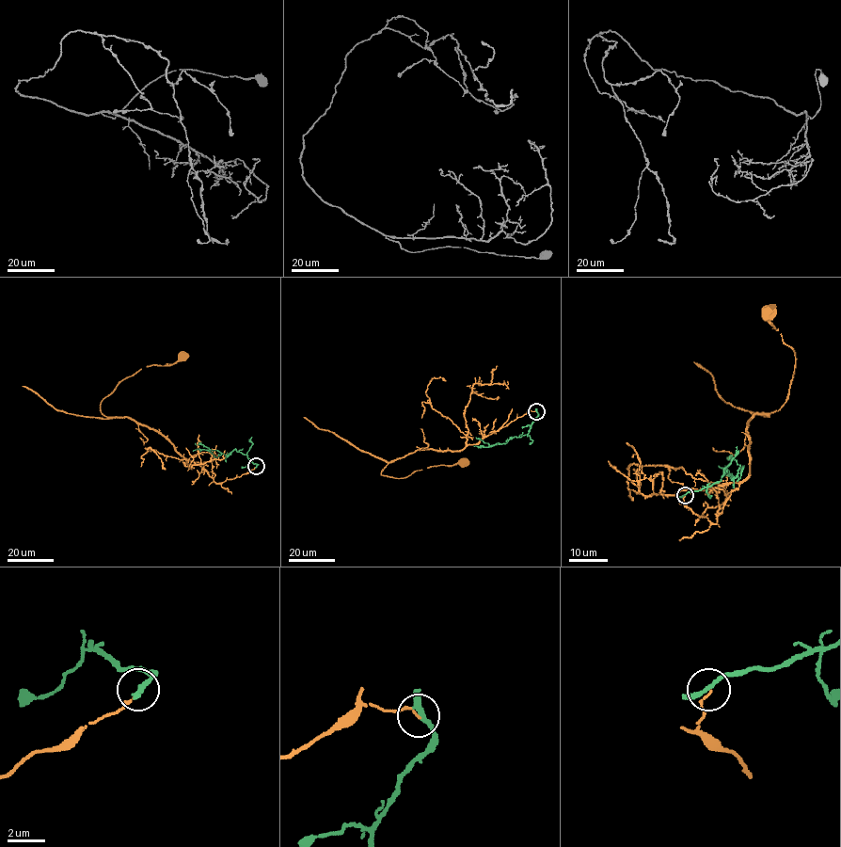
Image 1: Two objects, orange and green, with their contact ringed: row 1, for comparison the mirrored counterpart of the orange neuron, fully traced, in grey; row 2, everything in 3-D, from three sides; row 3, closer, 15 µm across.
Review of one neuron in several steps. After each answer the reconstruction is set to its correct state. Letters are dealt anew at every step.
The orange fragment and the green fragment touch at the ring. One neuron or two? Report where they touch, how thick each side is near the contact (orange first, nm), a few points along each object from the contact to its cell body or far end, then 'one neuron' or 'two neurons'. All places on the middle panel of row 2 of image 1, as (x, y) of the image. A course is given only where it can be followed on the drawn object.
(536, 411) | 90/240 nm | orange via (536, 412), (530, 410), (458, 451), (417, 449), (391, 460), (380, 472), (403, 478), (432, 466), (465, 461) | green via (536, 412), (538, 415), (526, 435), (511, 438), (503, 443), (473, 446) | two neurons

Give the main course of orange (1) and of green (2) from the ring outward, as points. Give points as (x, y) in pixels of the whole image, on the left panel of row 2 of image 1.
1: (256, 466), (216, 483), (157, 431), (102, 413), (101, 402), (121, 380), (184, 356)
2: (256, 466), (258, 465), (245, 455), (234, 450), (216, 457), (208, 451), (193, 451)

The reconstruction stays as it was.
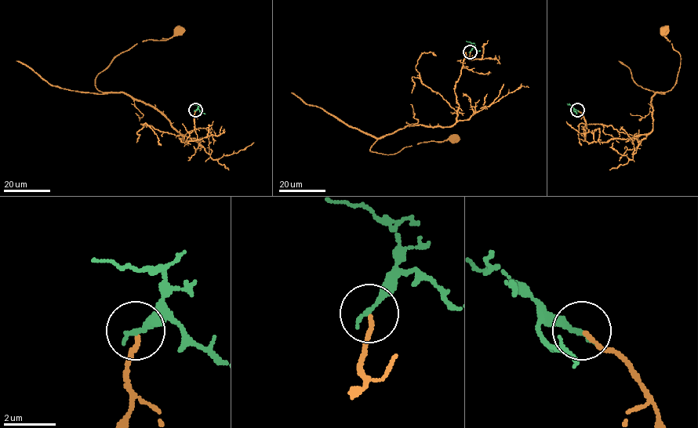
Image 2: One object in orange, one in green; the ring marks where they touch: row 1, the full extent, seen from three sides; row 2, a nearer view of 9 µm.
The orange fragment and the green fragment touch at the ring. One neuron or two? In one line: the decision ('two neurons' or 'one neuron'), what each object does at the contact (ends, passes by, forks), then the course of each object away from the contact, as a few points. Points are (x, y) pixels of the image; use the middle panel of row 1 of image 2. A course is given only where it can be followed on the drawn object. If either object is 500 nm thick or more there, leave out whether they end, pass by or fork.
one neuron; orange ends; green ends; course orange (470, 52), (455, 85), (452, 125), (406, 125), (369, 149), (392, 154), (455, 138); course green (470, 52), (472, 45), (466, 41)

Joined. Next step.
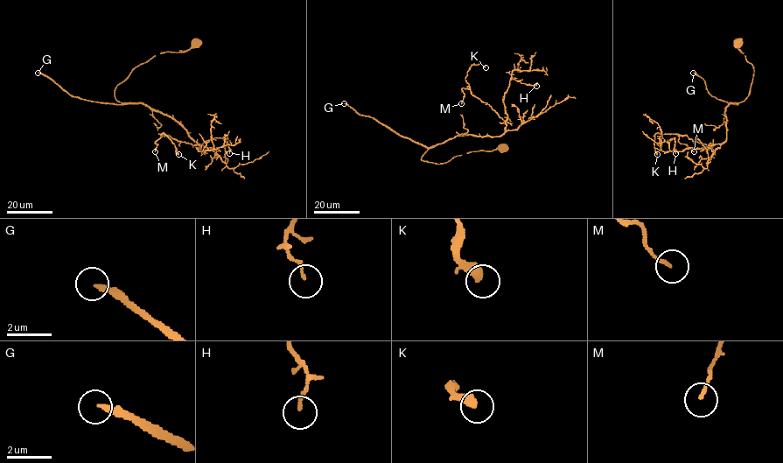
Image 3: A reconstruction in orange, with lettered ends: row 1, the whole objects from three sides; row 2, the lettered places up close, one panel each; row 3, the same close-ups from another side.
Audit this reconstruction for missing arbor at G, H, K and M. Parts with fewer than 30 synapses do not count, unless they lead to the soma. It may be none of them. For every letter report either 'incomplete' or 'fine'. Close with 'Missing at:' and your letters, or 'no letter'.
G: incomplete
H: fine
K: fine
M: fine
Missing at: G

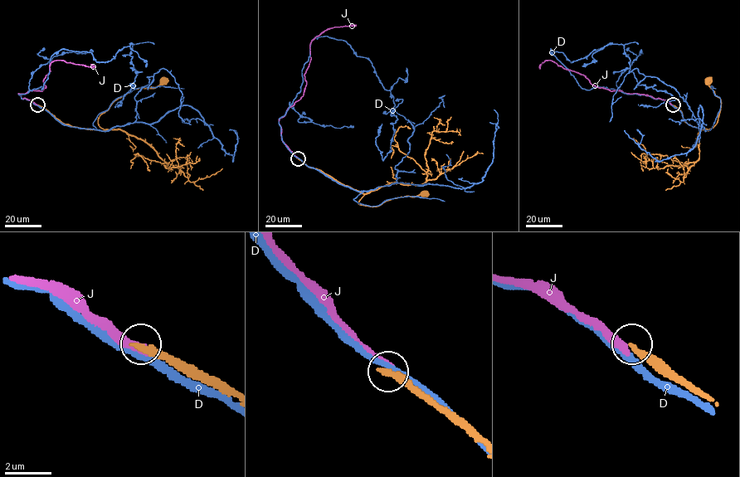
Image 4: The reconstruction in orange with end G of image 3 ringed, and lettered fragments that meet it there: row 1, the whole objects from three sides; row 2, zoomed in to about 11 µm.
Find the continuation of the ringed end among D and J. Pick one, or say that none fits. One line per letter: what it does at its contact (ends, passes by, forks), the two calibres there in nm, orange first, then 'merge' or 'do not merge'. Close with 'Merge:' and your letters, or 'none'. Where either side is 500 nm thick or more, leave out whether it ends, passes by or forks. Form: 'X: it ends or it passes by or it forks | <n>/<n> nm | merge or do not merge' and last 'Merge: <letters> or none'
D: it passes by | 360/240 nm | do not merge
J: it ends | 280/280 nm | do not merge
Merge: none

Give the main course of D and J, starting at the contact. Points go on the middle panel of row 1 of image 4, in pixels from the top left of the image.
D: (299, 158), (279, 119), (300, 91), (314, 38), (345, 41), (391, 92), (397, 119), (383, 160), (382, 124)
J: (297, 158), (282, 140), (279, 119), (303, 95), (310, 42), (325, 30), (351, 26)

